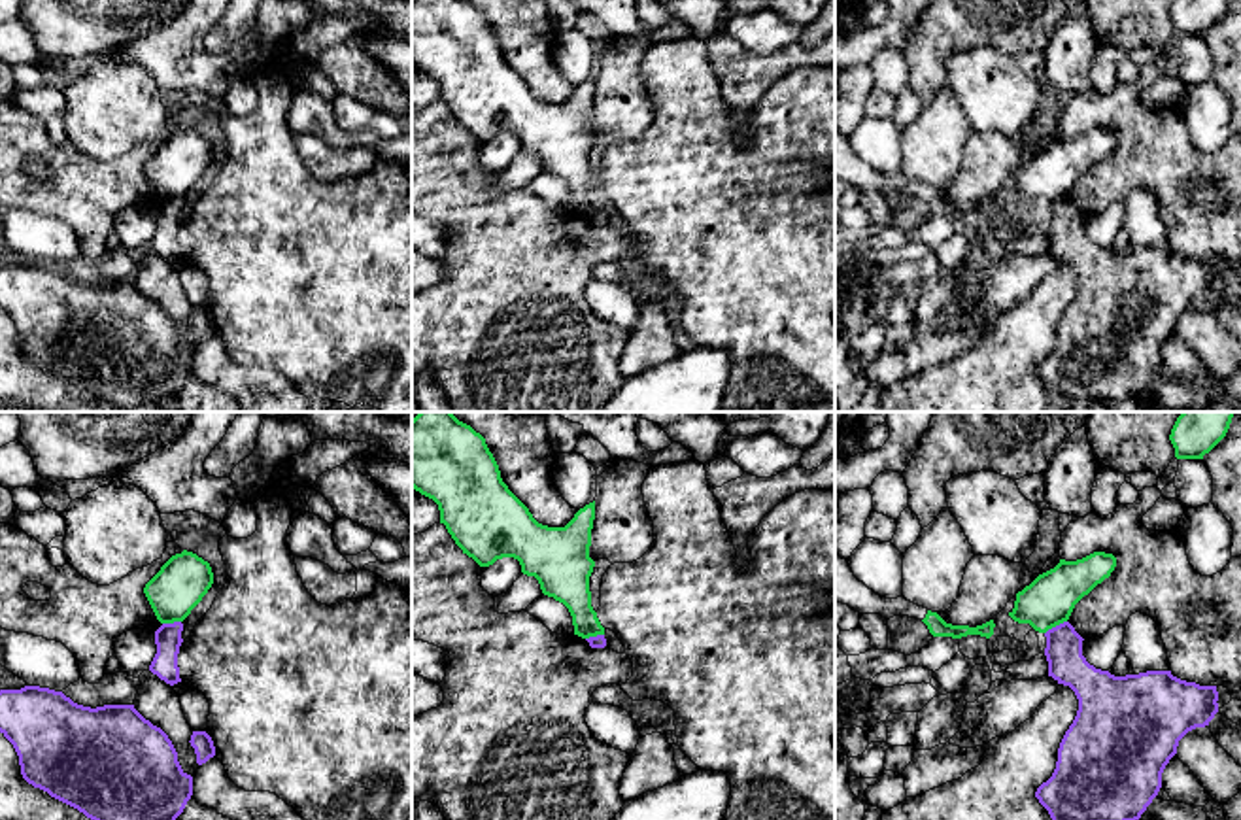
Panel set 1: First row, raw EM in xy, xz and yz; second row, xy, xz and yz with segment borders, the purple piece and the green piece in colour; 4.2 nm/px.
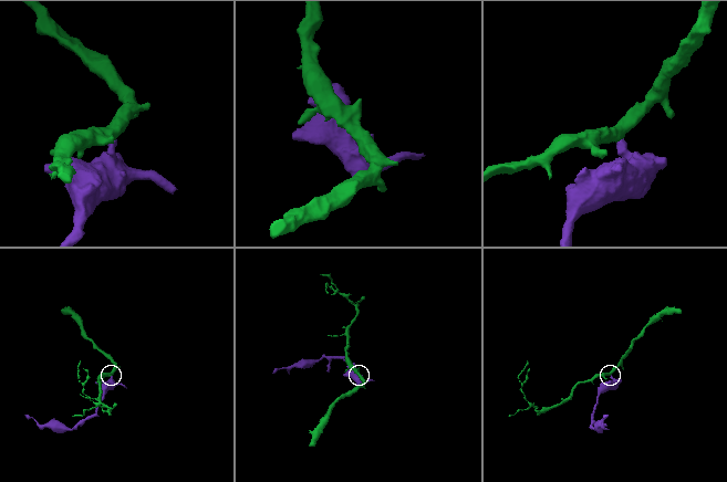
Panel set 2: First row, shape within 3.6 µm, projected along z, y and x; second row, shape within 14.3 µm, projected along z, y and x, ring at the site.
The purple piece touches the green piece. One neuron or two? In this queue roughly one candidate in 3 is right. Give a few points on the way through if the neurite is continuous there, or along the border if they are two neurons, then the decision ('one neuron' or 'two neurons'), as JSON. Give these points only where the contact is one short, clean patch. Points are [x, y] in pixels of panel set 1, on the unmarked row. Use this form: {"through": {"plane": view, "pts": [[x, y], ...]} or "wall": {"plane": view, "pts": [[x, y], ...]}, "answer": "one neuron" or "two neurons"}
{"wall": {"plane": "yz", "pts": [[1066, 197], [1045, 210]]}, "answer": "two neurons"}

